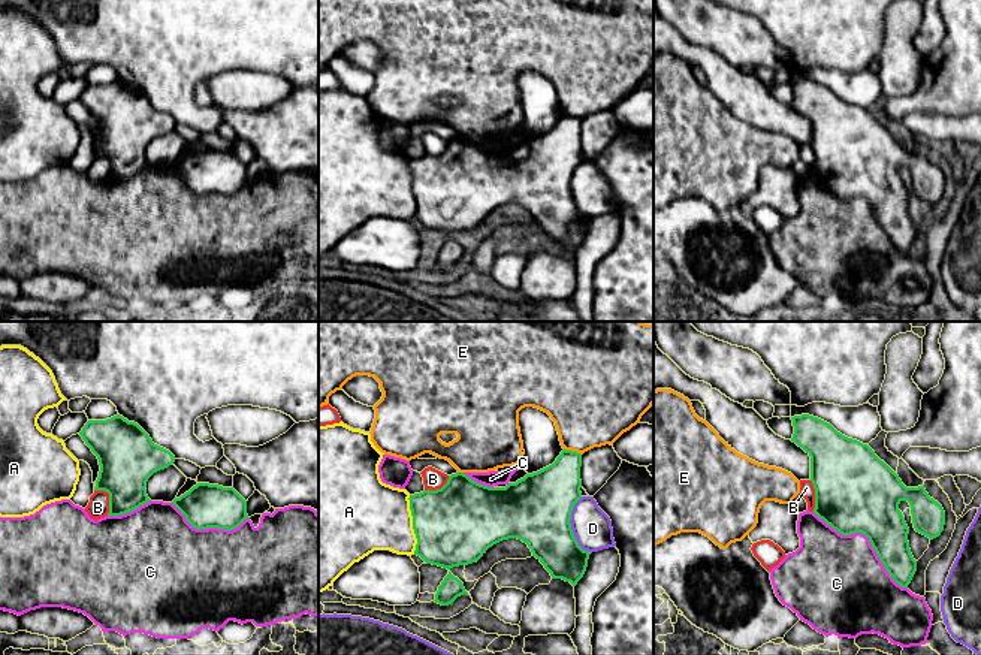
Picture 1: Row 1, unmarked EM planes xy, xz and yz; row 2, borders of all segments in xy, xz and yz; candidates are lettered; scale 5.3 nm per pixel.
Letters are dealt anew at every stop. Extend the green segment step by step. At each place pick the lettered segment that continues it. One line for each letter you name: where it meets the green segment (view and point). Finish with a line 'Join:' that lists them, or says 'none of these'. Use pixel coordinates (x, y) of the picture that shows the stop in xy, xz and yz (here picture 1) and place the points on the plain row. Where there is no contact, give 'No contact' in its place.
A: Touches green at xz (413, 189)
Join: A

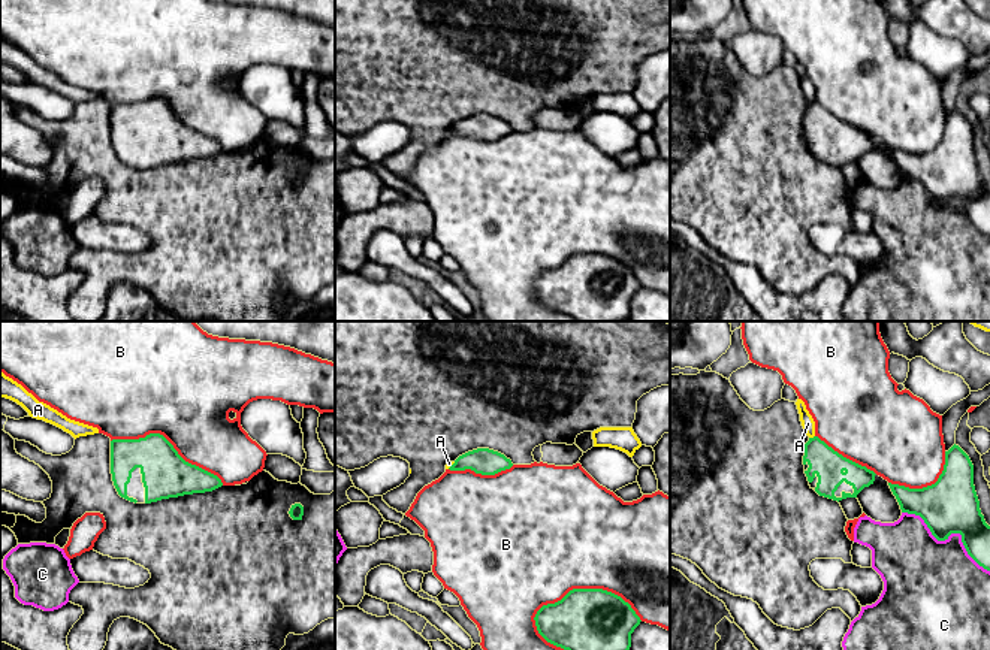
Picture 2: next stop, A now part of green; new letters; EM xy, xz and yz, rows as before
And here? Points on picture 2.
Join: none of these

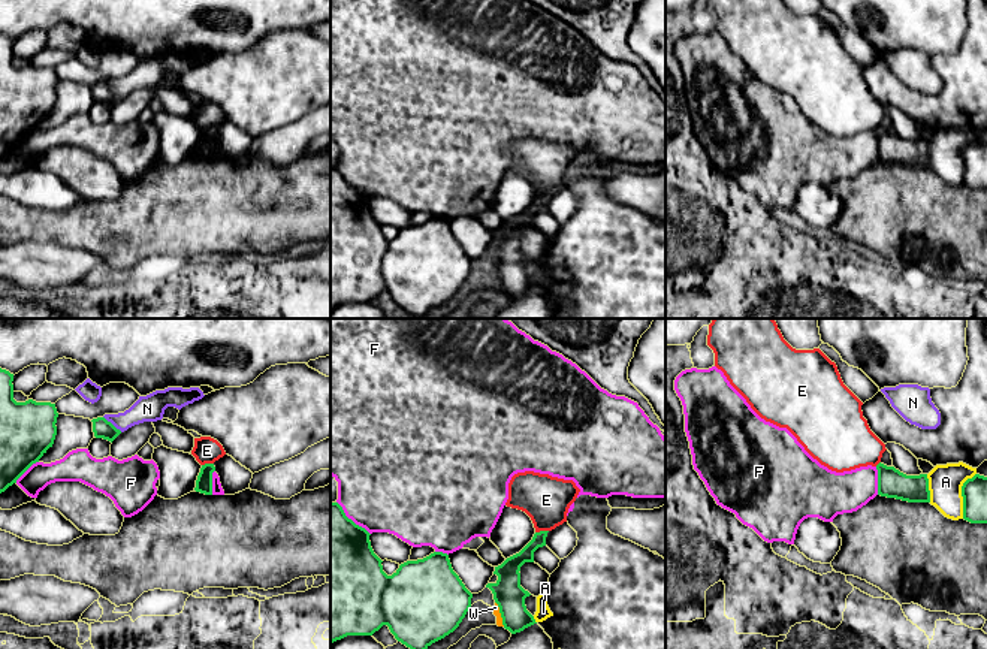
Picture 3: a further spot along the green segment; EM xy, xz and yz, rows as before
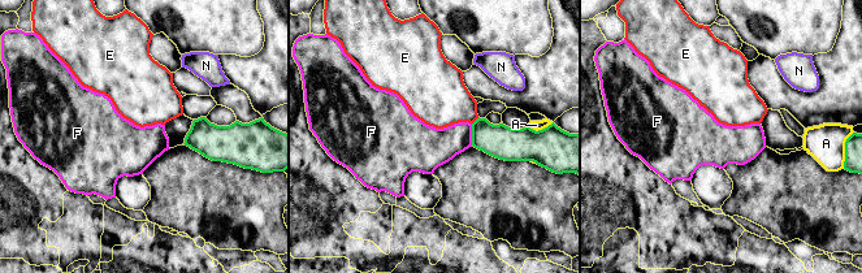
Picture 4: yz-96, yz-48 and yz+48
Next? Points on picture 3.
Join: none of these

